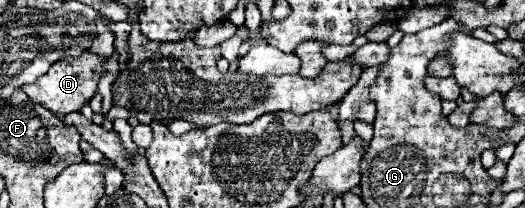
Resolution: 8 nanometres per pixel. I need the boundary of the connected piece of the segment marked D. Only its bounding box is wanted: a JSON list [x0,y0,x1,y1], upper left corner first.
[22,52,108,114]

